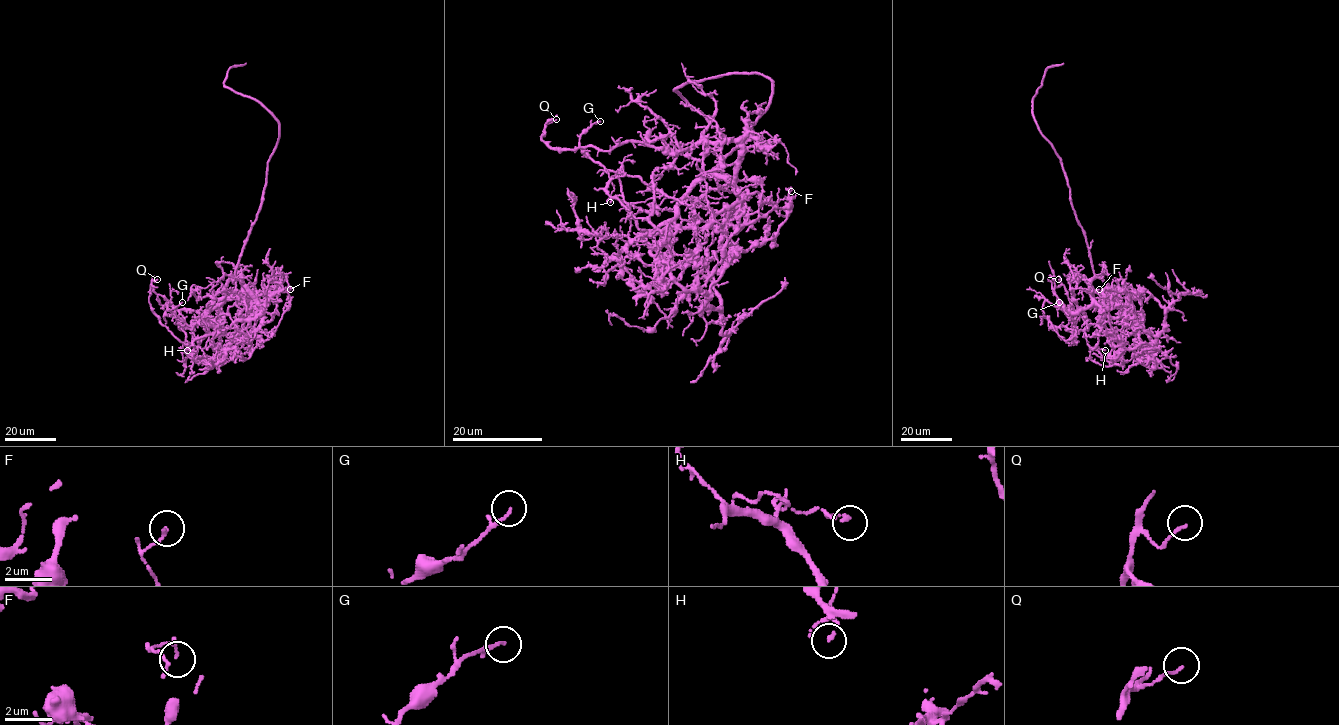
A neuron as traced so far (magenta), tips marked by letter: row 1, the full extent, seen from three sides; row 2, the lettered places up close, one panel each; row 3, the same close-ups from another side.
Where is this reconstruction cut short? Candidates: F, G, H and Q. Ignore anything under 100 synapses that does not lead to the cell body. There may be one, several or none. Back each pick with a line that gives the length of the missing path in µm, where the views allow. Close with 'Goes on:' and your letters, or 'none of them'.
Goes on: none of them

